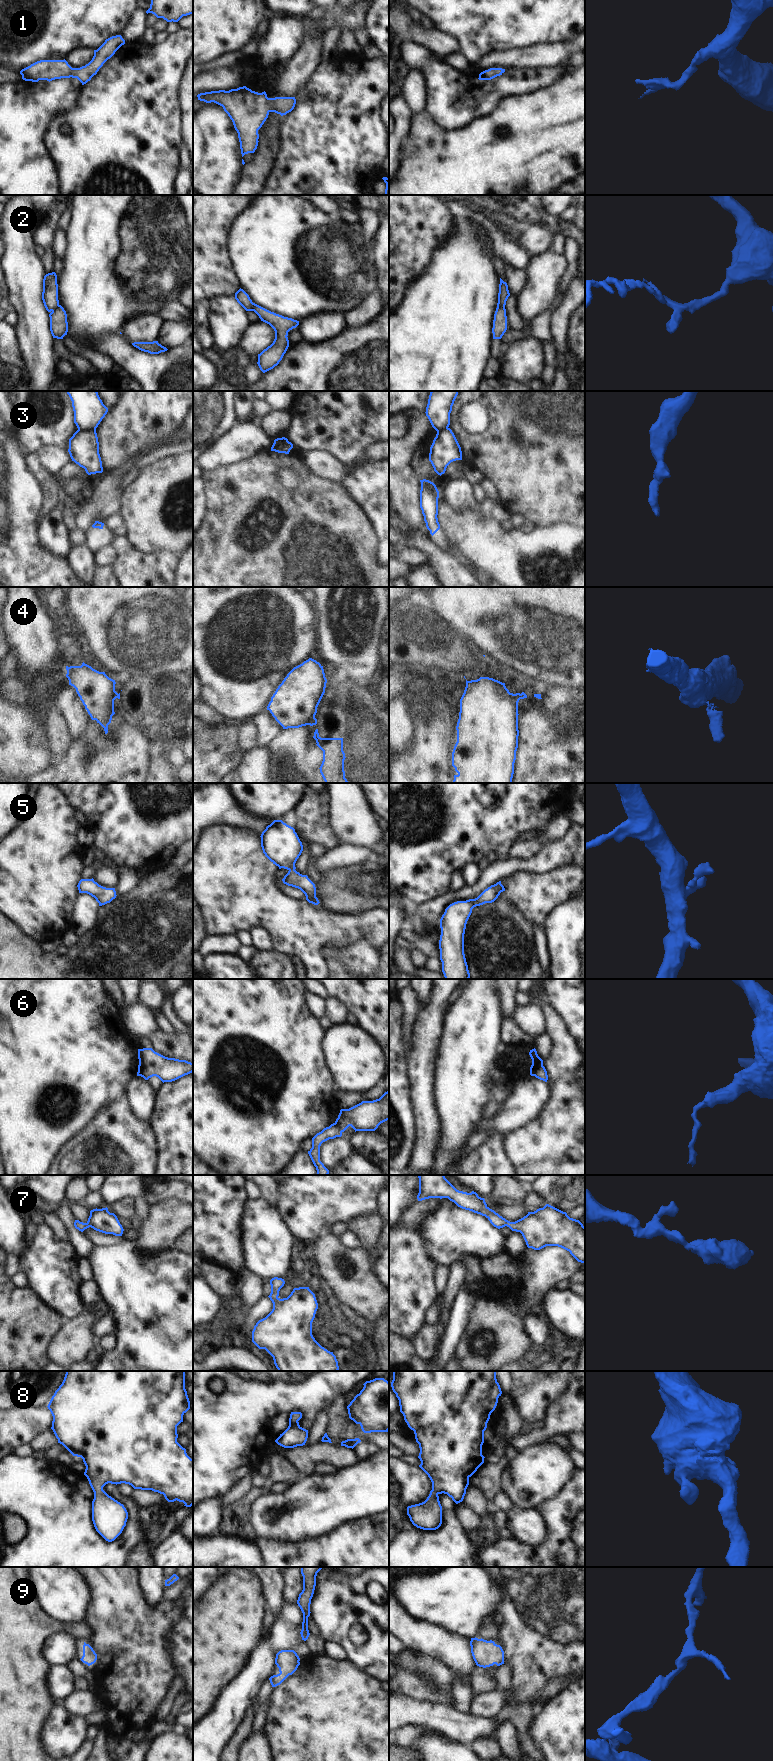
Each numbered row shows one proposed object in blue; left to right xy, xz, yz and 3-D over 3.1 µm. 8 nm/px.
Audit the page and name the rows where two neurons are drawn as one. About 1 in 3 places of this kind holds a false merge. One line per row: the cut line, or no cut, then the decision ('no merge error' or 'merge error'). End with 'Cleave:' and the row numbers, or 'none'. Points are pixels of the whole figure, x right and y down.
1: no cut | no merge error
2: xy (58, 304), (52, 311) | merge error
3: xy (78, 429), (95, 430) | merge error
4: xz (314, 717), (313, 724) | merge error
5: no cut | no merge error
6: yz (542, 1064), (533, 1075) | merge error
7: no cut | no merge error
8: no cut | no merge error
9: no cut | no merge error
Cleave: 2, 3, 4, 6

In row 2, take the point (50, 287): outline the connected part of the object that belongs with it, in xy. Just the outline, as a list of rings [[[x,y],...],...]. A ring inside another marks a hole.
[[[55,272],[44,276],[42,300],[48,312],[53,311],[59,305],[57,275]]]

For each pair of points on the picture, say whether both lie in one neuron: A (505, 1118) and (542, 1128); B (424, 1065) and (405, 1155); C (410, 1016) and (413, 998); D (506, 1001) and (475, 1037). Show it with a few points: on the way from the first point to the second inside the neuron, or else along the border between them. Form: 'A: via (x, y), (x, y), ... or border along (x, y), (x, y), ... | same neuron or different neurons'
A: border along (543, 1107), (534, 1119), (506, 1135) | different neurons
B: border along (410, 1088), (414, 1107), (416, 1134) | different neurons
C: via (411, 1012), (412, 1002) | same neuron
D: border along (496, 989), (500, 1016), (502, 1018) | different neurons

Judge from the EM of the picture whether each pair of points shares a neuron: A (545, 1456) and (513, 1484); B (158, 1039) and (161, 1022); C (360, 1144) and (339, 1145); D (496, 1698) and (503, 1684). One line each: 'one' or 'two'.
A: one
B: two
C: two
D: two

